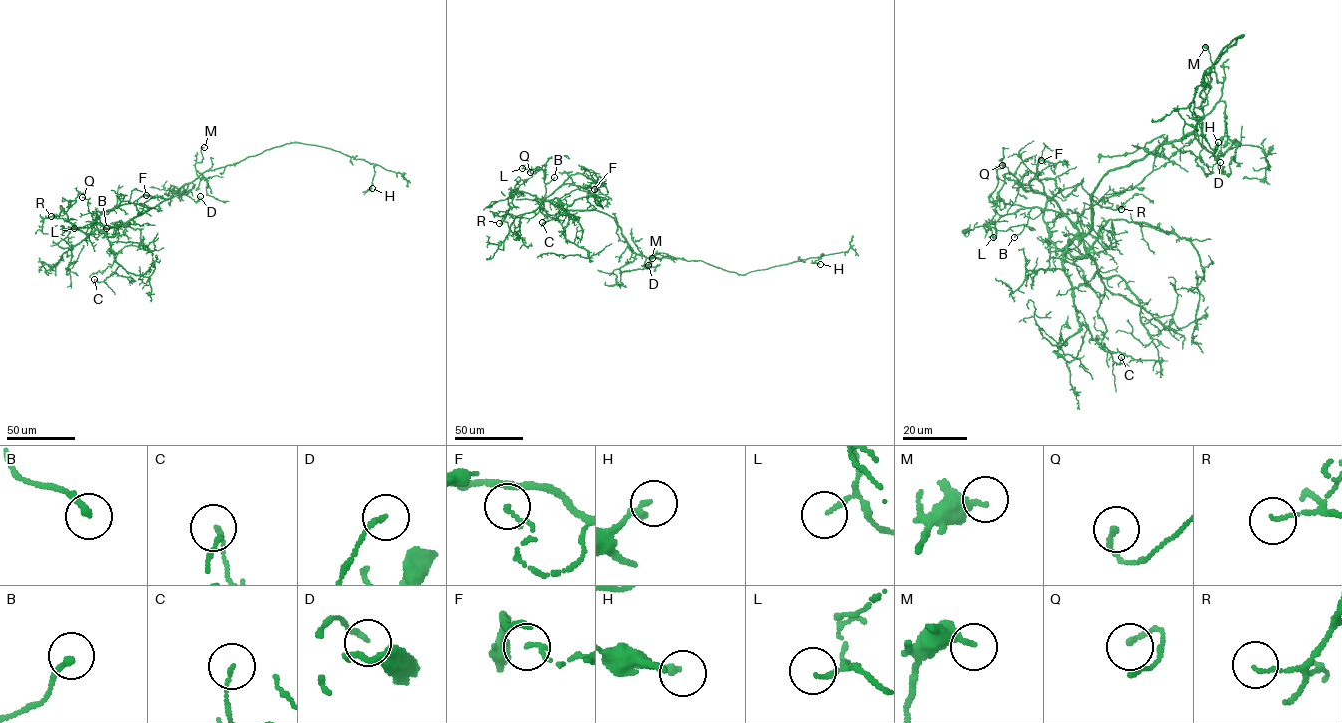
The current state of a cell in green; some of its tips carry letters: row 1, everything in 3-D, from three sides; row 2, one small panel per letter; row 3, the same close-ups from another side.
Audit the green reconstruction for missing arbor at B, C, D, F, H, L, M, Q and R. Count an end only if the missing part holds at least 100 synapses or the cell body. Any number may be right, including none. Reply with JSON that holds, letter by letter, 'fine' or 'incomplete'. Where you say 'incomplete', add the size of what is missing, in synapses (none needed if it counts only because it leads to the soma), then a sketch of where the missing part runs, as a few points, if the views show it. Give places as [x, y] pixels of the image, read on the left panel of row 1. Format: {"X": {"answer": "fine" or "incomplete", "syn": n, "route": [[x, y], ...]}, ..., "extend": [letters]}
{"B": {"answer": "fine"}, "C": {"answer": "fine"}, "D": {"answer": "fine"}, "F": {"answer": "fine"}, "H": {"answer": "fine"}, "L": {"answer": "fine"}, "M": {"answer": "fine"}, "Q": {"answer": "fine"}, "R": {"answer": "fine"}, "extend": []}

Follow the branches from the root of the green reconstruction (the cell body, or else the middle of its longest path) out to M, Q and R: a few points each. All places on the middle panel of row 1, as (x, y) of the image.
M: (626, 240), (633, 252), (646, 258), (643, 266), (649, 264), (652, 258)
Q: (626, 240), (615, 220), (602, 212), (567, 210), (548, 201), (541, 204), (545, 174), (539, 167), (530, 172)
R: (626, 240), (615, 220), (602, 212), (566, 210), (517, 189), (509, 196), (510, 208), (499, 223)

